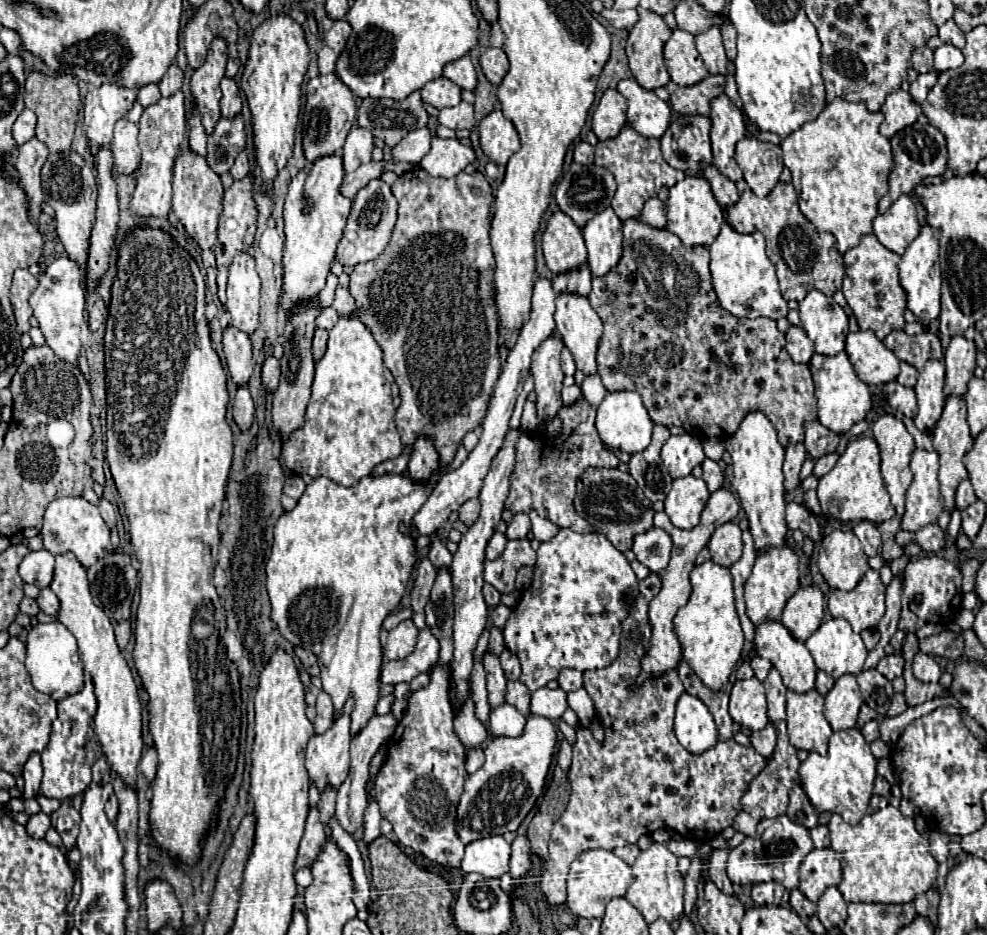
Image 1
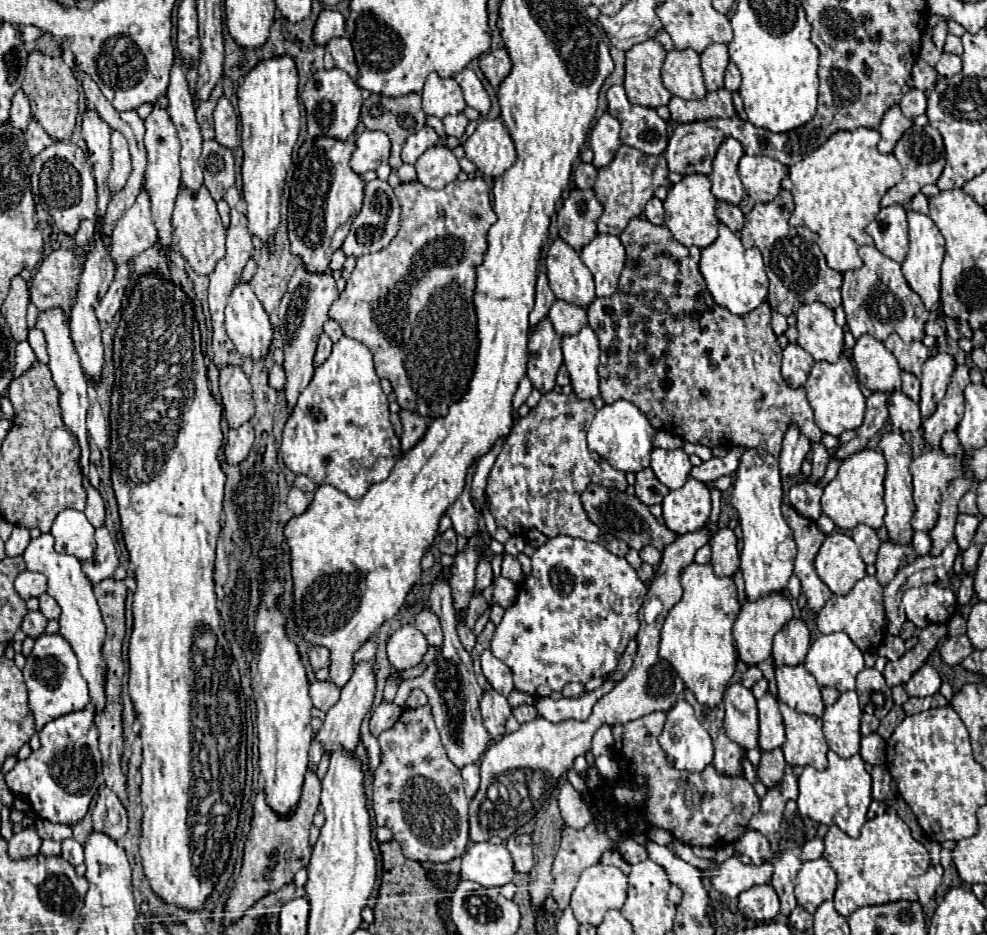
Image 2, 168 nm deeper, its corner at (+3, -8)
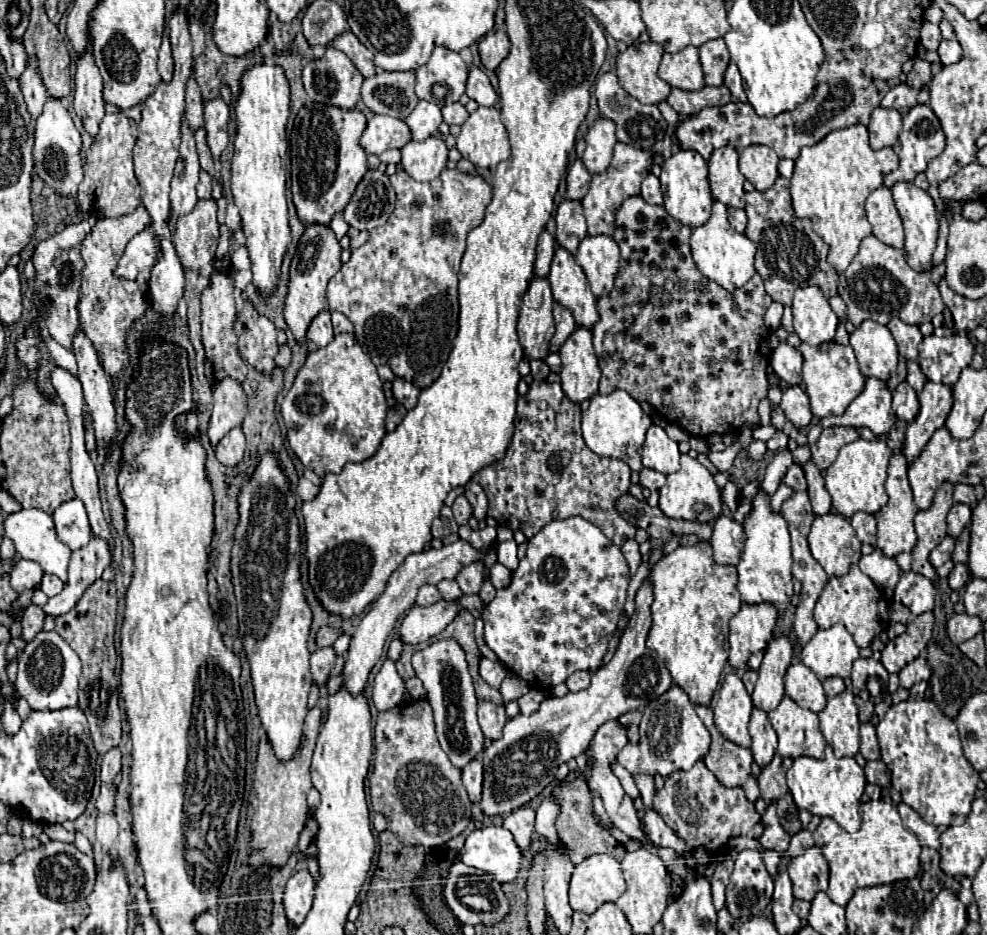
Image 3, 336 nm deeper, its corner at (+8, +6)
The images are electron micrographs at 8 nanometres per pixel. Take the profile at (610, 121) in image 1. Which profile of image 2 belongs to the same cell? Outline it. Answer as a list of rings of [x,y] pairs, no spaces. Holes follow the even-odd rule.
[[[605,111],[597,123],[593,125],[591,129],[591,135],[589,135],[589,147],[593,149],[595,153],[595,159],[593,159],[593,165],[599,169],[603,165],[607,165],[613,157],[615,157],[615,151],[619,149],[621,141],[619,141],[619,131],[621,131],[621,123],[609,113]]]

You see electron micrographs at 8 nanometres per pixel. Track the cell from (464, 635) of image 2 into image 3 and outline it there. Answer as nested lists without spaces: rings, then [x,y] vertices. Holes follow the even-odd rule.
[[[442,579],[436,587],[438,587],[438,591],[440,591],[440,595],[442,595],[444,601],[452,601],[452,599],[460,599],[462,597],[462,591],[458,589],[458,583],[456,581]]]

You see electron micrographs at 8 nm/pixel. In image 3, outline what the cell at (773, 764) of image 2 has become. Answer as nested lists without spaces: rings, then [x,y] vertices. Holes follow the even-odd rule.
[[[776,753],[772,763],[766,765],[758,777],[758,785],[762,791],[762,799],[766,805],[770,805],[770,801],[778,801],[782,795],[788,793],[786,787],[786,769],[782,767],[782,757]]]

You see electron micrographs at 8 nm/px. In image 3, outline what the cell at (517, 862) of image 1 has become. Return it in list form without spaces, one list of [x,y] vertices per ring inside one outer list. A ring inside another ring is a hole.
[[[524,805],[516,811],[512,811],[504,823],[502,823],[512,835],[514,835],[514,841],[518,843],[518,847],[522,851],[528,851],[528,845],[530,845],[530,839],[534,835],[534,809]]]

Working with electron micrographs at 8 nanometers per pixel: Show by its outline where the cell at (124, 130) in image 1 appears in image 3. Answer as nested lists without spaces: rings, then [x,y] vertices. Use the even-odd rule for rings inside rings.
[[[110,111],[104,115],[98,135],[94,137],[92,147],[86,151],[84,179],[78,189],[78,209],[82,217],[98,215],[104,217],[122,217],[132,213],[140,205],[140,185],[134,177],[132,167],[132,149],[136,145],[134,131],[124,113]]]

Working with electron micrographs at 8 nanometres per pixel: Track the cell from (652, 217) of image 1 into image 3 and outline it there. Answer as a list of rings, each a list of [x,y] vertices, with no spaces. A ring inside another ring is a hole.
[[[648,173],[646,179],[642,181],[642,199],[650,205],[662,205],[662,189],[660,189],[660,181],[656,175]]]

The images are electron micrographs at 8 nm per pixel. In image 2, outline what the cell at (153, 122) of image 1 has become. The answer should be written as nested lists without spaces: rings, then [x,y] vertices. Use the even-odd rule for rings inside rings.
[[[143,189],[135,205],[119,219],[111,233],[111,257],[113,261],[127,263],[141,251],[149,249],[157,241],[157,227],[151,215],[151,199]]]

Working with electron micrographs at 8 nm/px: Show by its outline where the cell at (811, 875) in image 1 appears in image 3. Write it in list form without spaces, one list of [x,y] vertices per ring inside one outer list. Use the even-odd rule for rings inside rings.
[[[810,847],[802,855],[790,859],[788,875],[796,899],[812,901],[816,893],[828,891],[828,863],[818,847]]]

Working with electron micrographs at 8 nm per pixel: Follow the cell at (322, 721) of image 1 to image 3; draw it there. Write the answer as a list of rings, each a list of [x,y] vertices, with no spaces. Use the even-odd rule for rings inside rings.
[[[326,647],[326,649],[316,649],[310,657],[310,665],[312,665],[312,675],[314,675],[314,681],[318,685],[326,683],[334,663],[336,663],[338,655],[334,651],[334,647]]]

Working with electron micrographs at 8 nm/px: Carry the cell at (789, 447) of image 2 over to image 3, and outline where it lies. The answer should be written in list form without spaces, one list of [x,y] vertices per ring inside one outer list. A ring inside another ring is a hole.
[[[794,385],[794,387],[788,387],[782,395],[782,401],[780,401],[780,407],[782,411],[786,413],[786,417],[798,427],[798,429],[804,429],[810,425],[812,421],[812,411],[810,411],[810,403],[808,403],[808,395],[806,391],[800,387],[800,385]]]

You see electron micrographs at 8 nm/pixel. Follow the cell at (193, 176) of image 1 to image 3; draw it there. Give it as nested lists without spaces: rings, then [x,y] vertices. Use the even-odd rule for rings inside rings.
[[[202,199],[192,213],[180,217],[174,225],[172,243],[184,269],[198,271],[212,263],[218,237],[216,203],[212,199]]]

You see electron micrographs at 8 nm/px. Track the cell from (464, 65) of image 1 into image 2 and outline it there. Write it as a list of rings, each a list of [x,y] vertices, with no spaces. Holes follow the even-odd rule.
[[[463,69],[459,73],[453,75],[453,79],[459,83],[459,87],[463,89],[463,97],[467,101],[469,107],[477,109],[481,115],[489,111],[491,107],[491,101],[489,101],[489,95],[483,87],[483,83],[477,79],[477,75],[471,71],[471,69]]]

